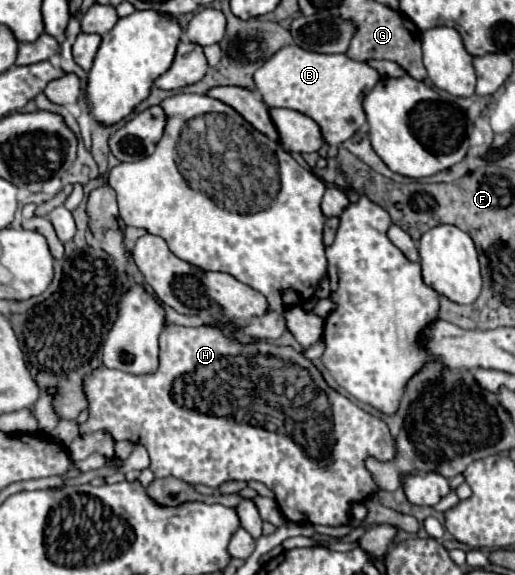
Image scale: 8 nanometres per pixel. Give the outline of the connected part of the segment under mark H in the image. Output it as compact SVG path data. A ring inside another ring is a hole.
M168 324L160 334L160 360L158 360L158 370L156 372L134 376L134 374L126 374L122 370L110 370L106 366L100 366L98 370L94 370L92 374L88 374L84 378L82 390L84 390L86 400L88 400L88 420L84 424L80 424L80 434L92 434L92 432L98 432L98 430L108 430L114 440L132 440L134 444L146 446L146 450L150 454L150 470L154 472L156 478L174 476L174 478L186 480L190 484L206 484L206 486L212 486L212 488L218 488L220 484L224 484L228 480L244 480L244 482L258 480L258 482L264 482L270 490L276 492L276 502L278 502L278 508L280 508L282 516L288 522L294 522L294 524L346 526L350 522L350 518L352 518L350 516L352 506L356 502L368 500L372 494L376 494L380 490L376 486L370 470L364 464L366 458L372 456L372 458L376 458L380 462L394 460L394 442L392 442L390 430L384 424L384 420L364 412L362 408L358 408L354 402L350 402L346 396L338 394L332 388L330 388L330 396L326 396L326 390L328 390L326 382L322 380L322 376L316 370L316 366L310 360L306 360L300 352L294 352L290 346L276 346L276 344L270 346L270 342L252 342L252 344L232 342L228 336L224 336L222 330L216 330L212 326L184 328L184 326ZM330 404L334 406L334 414L332 414L334 428L332 428L332 432L334 432L334 438L336 438L332 448L330 448Z

